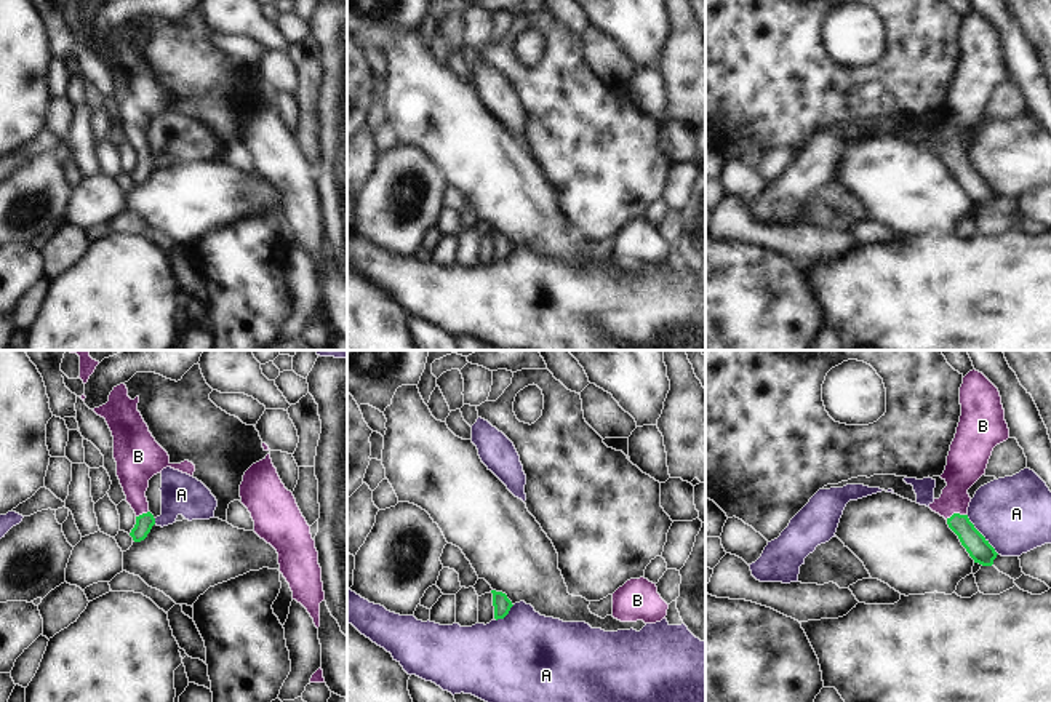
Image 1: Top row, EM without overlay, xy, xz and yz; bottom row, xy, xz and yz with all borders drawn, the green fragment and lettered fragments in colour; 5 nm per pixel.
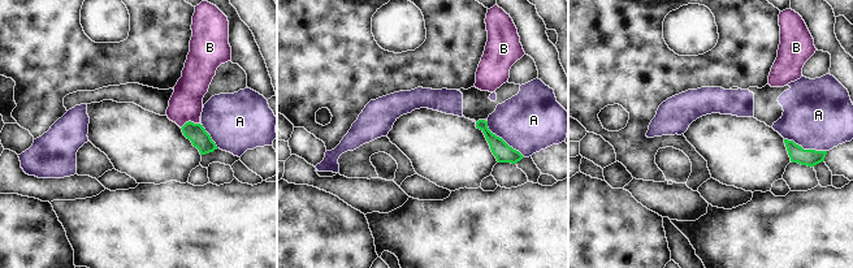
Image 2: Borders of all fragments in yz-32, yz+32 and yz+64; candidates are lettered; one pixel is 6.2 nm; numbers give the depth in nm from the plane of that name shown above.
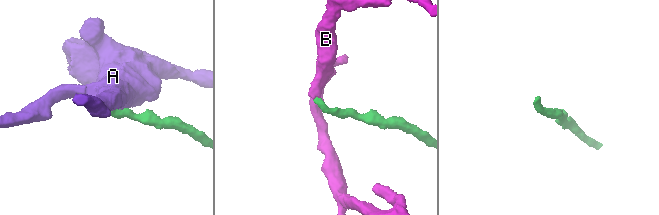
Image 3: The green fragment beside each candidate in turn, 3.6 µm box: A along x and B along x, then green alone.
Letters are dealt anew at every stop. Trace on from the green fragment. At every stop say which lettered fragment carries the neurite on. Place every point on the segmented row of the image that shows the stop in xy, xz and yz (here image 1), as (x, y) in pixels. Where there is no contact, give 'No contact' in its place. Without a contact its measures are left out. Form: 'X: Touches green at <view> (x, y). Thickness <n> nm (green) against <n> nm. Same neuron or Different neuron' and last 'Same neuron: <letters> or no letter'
A: Touches green at yz (981, 534). Thickness 120 nm (green) against 380 nm. Different neuron
B: Touches green at yz (955, 514). Thickness 120 nm (green) against 190 nm. Same neuron
Same neuron: B

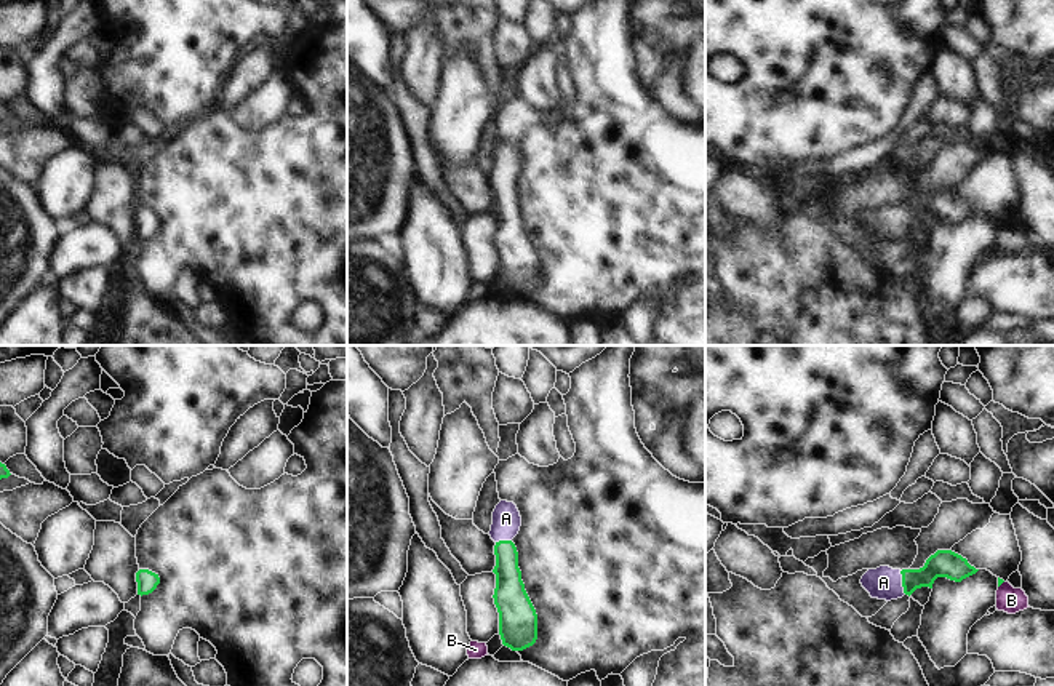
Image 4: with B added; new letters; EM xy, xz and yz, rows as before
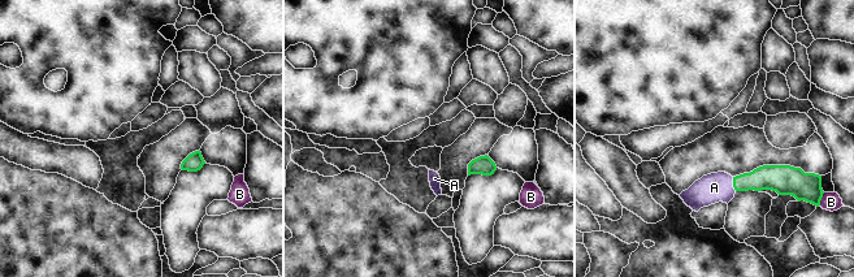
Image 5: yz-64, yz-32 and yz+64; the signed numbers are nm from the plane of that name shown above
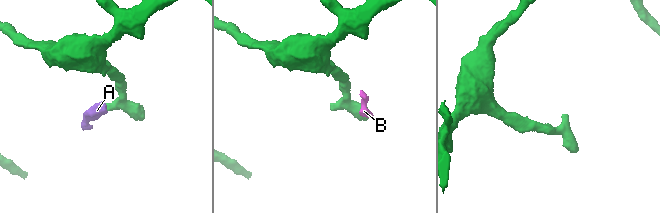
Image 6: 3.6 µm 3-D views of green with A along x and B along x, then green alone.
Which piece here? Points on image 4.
A: Touches green at yz (902, 582). Thickness 140 nm (green) against 160 nm. Same neuron
B: Touches green at yz (1002, 582). Thickness 30 nm (green) against 130 nm. Different neuron
Same neuron: A

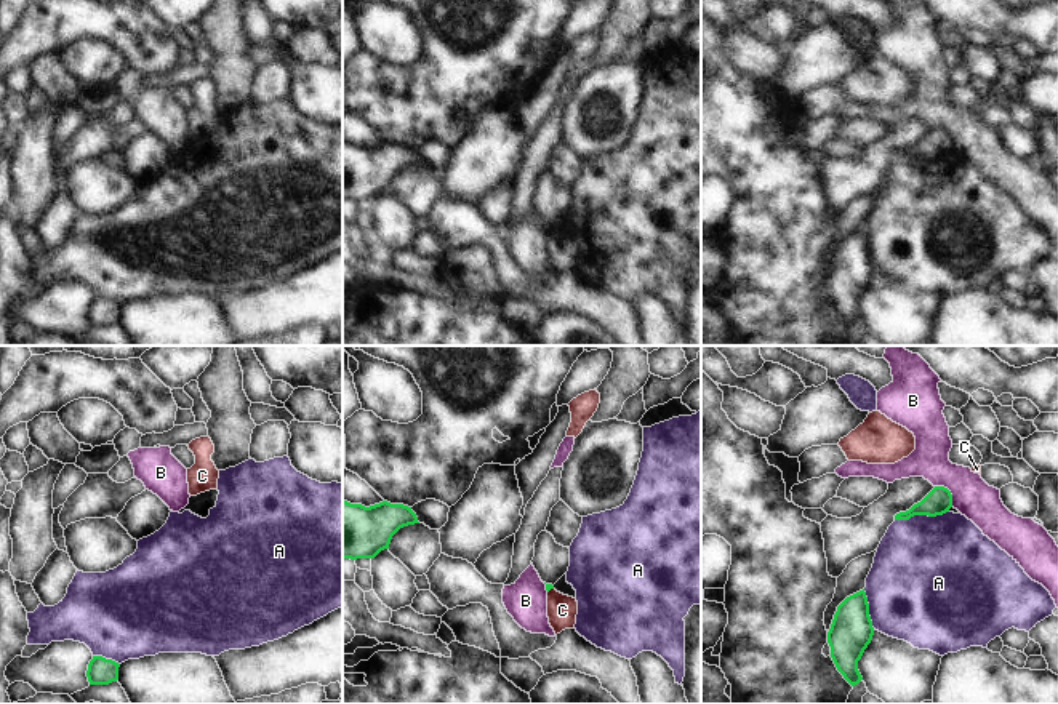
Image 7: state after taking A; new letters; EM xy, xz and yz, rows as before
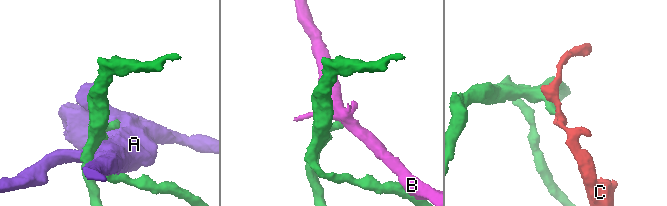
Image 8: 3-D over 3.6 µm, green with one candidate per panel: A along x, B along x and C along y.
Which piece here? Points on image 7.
A: Touches green at yz (921, 514). Thickness 140 nm (green) against 480 nm. Different neuron
B: Touches green at yz (949, 492). Thickness 140 nm (green) against 200 nm. Different neuron
C: Touches green at xz (549, 589). Thickness 30 nm (green) against 150 nm. Different neuron
Same neuron: no letter

